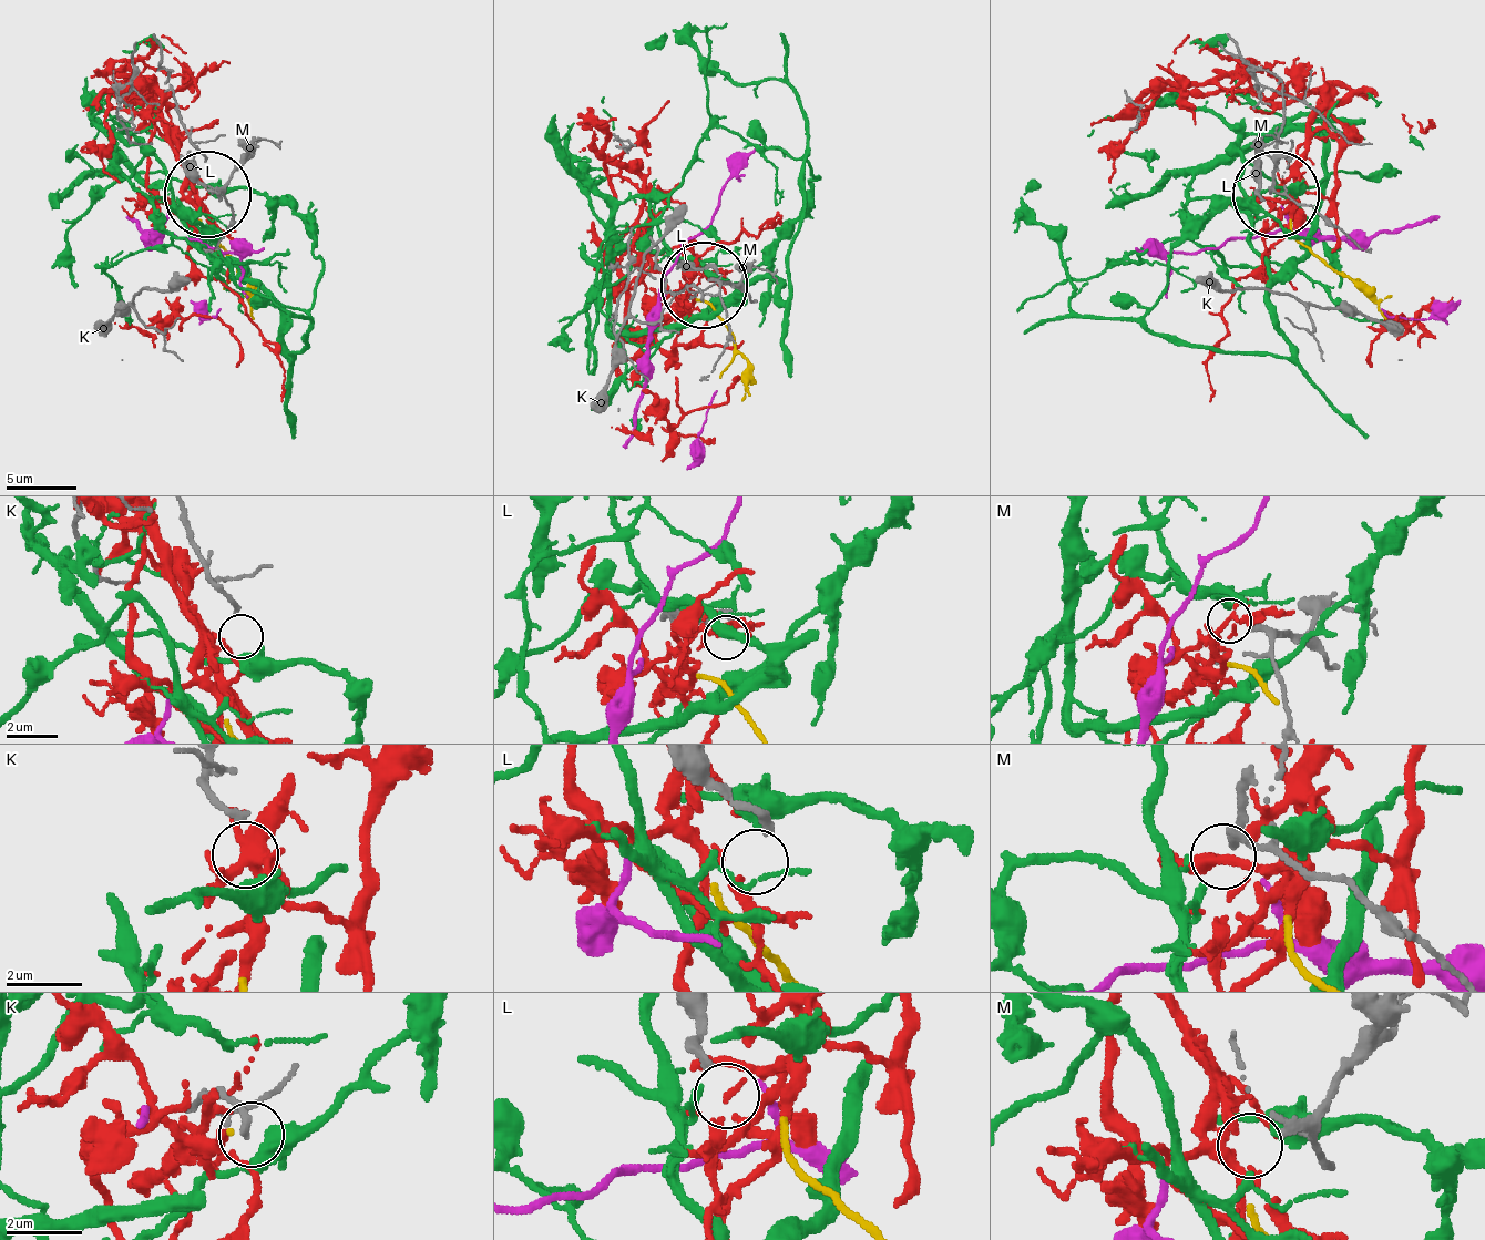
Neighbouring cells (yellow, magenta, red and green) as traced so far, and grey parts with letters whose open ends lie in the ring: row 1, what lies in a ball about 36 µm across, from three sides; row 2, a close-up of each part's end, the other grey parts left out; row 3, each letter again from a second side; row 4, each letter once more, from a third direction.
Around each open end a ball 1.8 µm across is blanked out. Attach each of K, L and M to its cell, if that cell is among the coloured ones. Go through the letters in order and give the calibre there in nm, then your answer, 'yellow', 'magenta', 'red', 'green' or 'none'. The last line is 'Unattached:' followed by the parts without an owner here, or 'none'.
K: calibre 190 nm; none
L: calibre 240 nm; none
M: calibre 160 nm; green
Unattached: K, L

